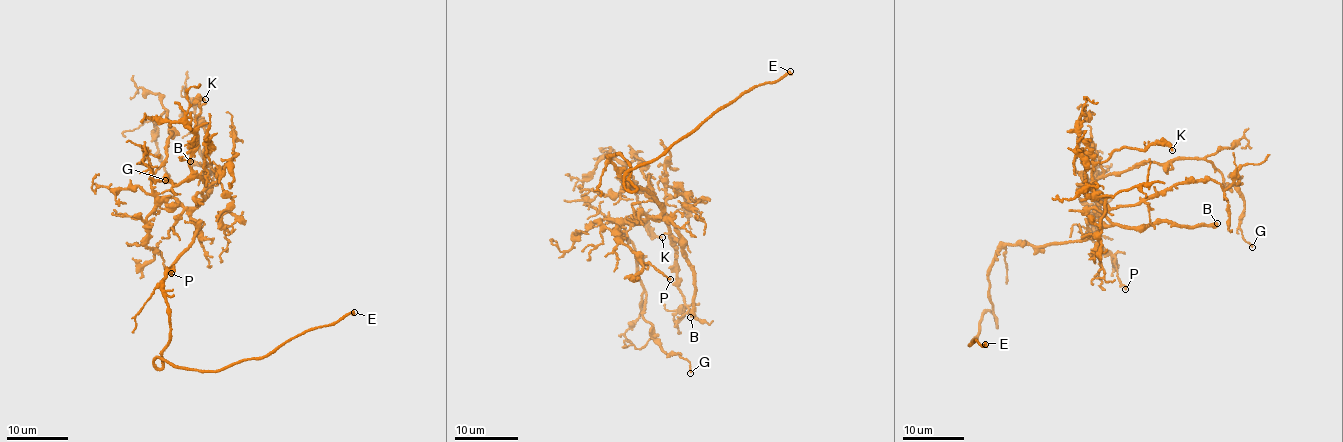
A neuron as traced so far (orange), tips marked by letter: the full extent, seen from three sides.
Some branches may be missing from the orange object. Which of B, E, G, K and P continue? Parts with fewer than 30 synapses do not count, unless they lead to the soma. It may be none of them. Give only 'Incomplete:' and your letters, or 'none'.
Incomplete: B, E

